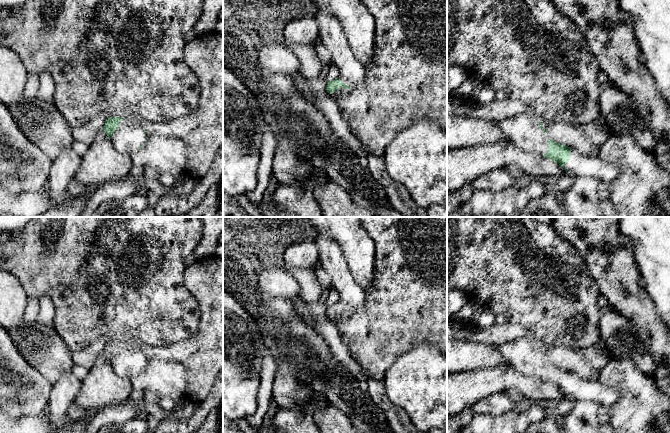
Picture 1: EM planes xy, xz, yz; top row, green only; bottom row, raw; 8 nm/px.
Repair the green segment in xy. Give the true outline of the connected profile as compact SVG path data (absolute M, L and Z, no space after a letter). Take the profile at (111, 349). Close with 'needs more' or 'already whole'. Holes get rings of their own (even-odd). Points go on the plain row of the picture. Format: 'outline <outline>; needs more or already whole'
outline M109 341L103 354L111 363L115 374L123 378L140 374L149 361L142 352L141 346L132 342Z; needs more

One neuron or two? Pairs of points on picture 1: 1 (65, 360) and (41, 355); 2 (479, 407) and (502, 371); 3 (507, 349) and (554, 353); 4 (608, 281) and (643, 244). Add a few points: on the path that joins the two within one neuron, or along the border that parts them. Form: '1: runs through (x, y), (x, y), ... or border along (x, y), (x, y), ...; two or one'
1: runs through (59, 360), (47, 355); one
2: border along (504, 391), (485, 396), (478, 400), (469, 410); two
3: runs through (519, 354), (527, 357), (542, 357); one
4: border along (621, 234), (632, 244), (640, 276); two

